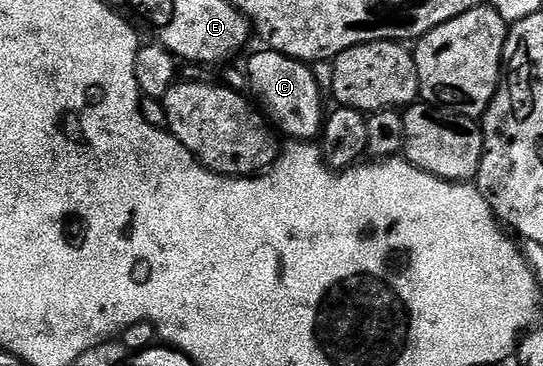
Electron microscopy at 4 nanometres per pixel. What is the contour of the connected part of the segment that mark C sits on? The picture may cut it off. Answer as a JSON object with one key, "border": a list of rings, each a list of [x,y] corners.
{"border":[[[261,49],[253,54],[245,72],[248,90],[260,110],[266,115],[270,124],[280,133],[289,136],[290,140],[314,140],[319,134],[325,118],[321,105],[321,89],[312,68],[302,61],[291,59],[281,52]]]}

